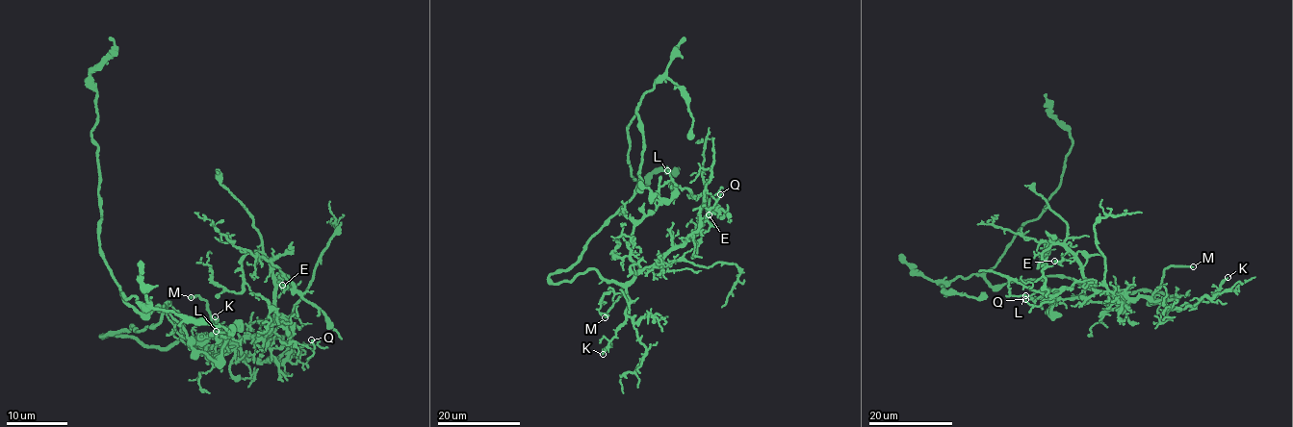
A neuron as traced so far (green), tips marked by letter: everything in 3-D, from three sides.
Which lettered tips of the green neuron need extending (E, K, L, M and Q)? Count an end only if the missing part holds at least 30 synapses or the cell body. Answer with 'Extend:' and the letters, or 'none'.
Extend: M

